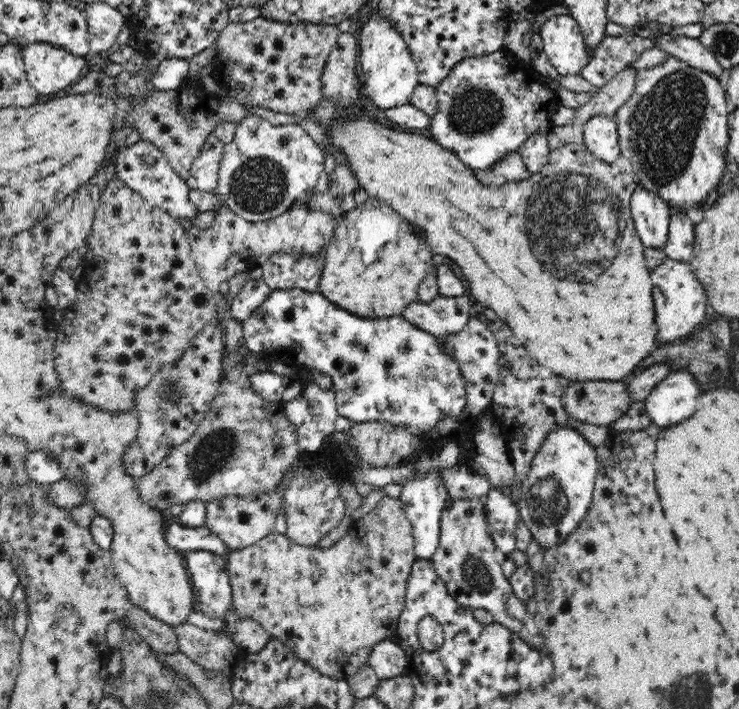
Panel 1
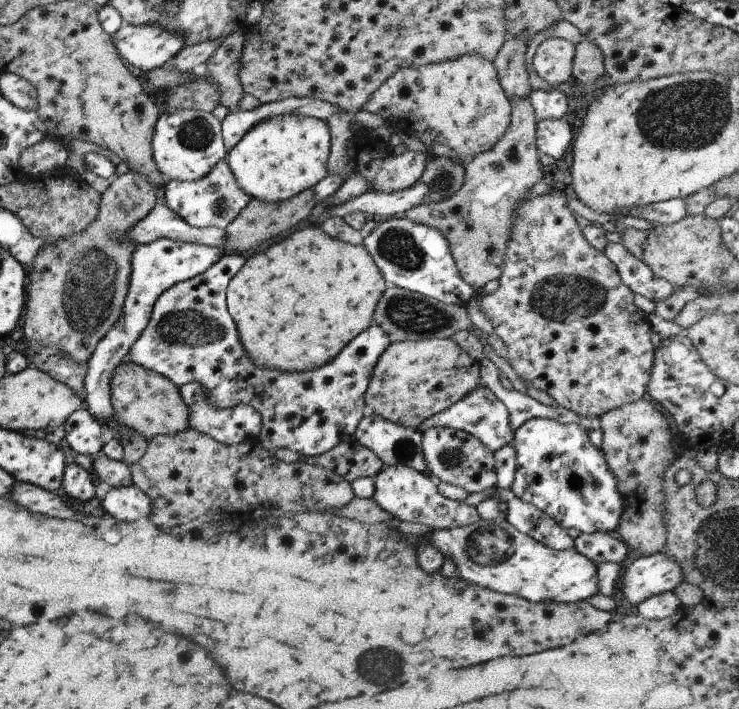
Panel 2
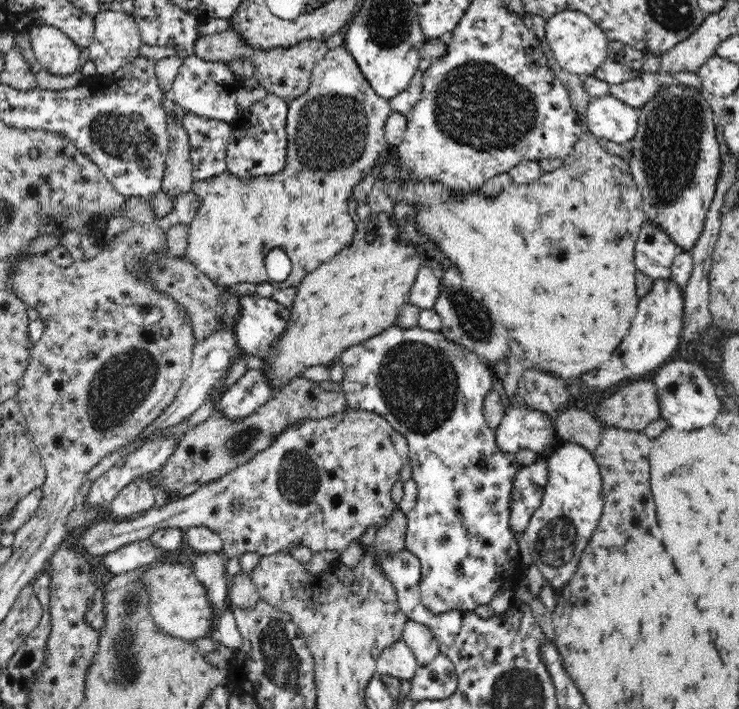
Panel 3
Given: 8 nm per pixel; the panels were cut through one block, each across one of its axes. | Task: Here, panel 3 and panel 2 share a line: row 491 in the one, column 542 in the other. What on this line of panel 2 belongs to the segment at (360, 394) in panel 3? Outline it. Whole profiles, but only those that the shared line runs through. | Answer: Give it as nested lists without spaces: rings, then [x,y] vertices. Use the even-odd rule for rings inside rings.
[[[543,418],[529,419],[513,431],[511,443],[515,449],[515,474],[509,490],[519,500],[532,504],[563,529],[575,528],[581,535],[615,533],[624,509],[624,500],[617,492],[615,478],[609,472],[600,449],[591,445],[586,431],[577,422],[563,424]]]

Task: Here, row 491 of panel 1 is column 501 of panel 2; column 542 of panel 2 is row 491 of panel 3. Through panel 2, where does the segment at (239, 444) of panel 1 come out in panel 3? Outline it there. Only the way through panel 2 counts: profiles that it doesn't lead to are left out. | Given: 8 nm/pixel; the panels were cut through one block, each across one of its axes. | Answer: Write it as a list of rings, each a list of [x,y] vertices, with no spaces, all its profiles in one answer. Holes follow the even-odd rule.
[[[300,376],[292,379],[282,390],[273,394],[271,400],[268,400],[268,403],[252,416],[240,422],[231,422],[220,411],[214,411],[208,420],[204,420],[202,424],[194,426],[192,430],[180,436],[179,446],[175,448],[175,452],[161,471],[152,473],[150,479],[158,482],[154,476],[159,473],[157,478],[162,481],[165,490],[179,496],[179,492],[191,482],[203,484],[218,480],[230,470],[249,462],[257,453],[266,450],[276,440],[276,436],[286,428],[307,419],[321,420],[342,413],[346,409],[347,401],[344,392],[324,390],[319,383]],[[178,469],[184,472],[182,478],[174,476],[174,472]]]

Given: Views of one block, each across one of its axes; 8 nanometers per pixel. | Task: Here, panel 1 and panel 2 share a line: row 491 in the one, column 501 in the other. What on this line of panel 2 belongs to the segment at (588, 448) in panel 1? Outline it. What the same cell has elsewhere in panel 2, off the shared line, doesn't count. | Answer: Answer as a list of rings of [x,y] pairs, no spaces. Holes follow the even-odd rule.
[[[503,517],[475,521],[473,524],[435,532],[418,537],[407,537],[413,549],[419,540],[427,540],[439,548],[444,560],[451,560],[458,576],[475,586],[506,595],[515,595],[532,603],[556,602],[573,604],[583,602],[598,593],[597,566],[574,548],[555,550],[543,546],[530,536],[515,530]]]

